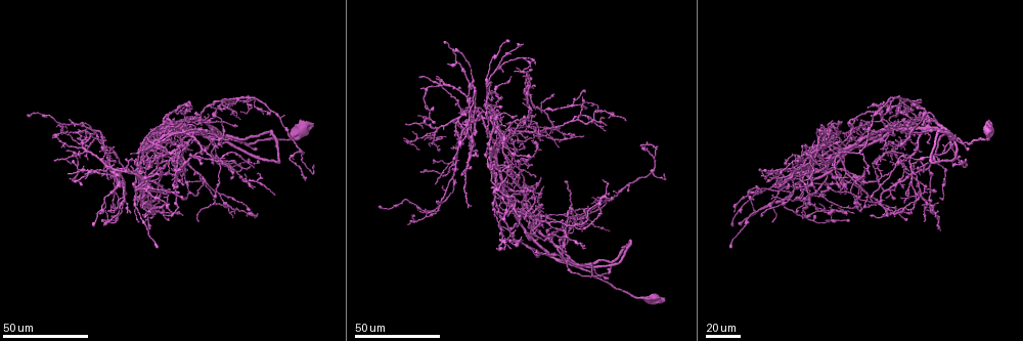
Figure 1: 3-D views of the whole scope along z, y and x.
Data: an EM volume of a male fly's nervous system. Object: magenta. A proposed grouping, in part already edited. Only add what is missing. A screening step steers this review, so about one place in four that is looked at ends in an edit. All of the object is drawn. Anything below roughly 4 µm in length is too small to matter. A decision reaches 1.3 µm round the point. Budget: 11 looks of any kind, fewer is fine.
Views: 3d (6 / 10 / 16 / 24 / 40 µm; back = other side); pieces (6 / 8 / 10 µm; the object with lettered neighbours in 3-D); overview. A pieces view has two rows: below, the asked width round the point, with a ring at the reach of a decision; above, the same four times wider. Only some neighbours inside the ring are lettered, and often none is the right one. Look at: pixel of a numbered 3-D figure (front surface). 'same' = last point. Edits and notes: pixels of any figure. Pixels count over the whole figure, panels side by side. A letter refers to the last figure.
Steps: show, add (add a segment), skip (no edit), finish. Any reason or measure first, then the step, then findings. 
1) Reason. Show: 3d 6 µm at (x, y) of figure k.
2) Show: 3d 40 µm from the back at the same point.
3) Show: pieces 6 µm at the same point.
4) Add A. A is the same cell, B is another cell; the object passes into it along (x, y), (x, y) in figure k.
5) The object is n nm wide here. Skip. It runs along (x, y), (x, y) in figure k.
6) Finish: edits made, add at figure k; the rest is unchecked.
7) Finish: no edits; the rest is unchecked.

Show: 3d 40 µm at (581, 232) of figure 1.

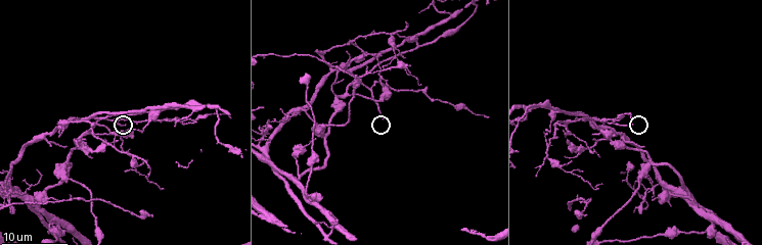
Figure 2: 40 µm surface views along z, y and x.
Show: pieces 6 µm at (125, 124) of figure 2.

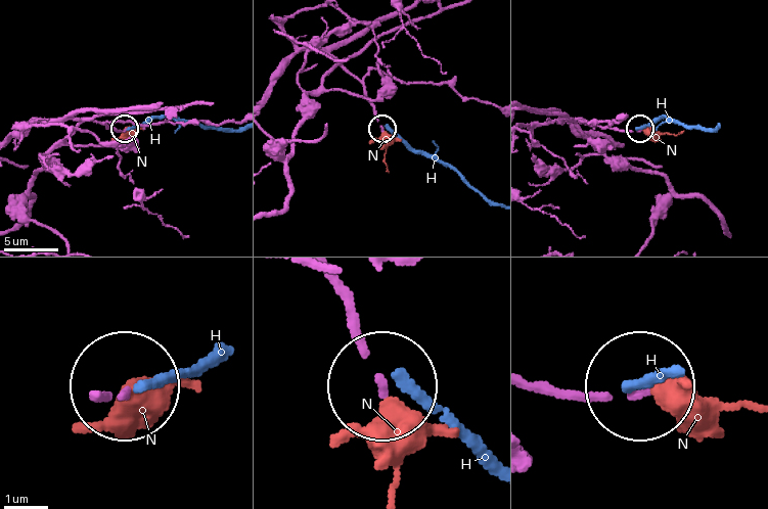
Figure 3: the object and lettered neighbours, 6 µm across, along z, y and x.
The object is 130 nm wide here. Add N. N is the same cell, H is another cell; the neuron continues.

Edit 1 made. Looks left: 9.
An open end. Show: 3d 24 µm at (533, 131) of figure 1.

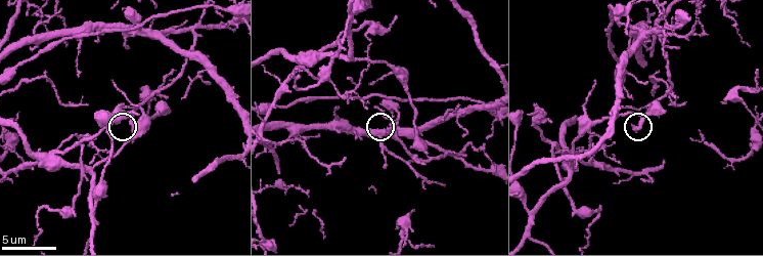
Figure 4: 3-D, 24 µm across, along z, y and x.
Show: pieces 8 µm at (395, 122) of figure 4.

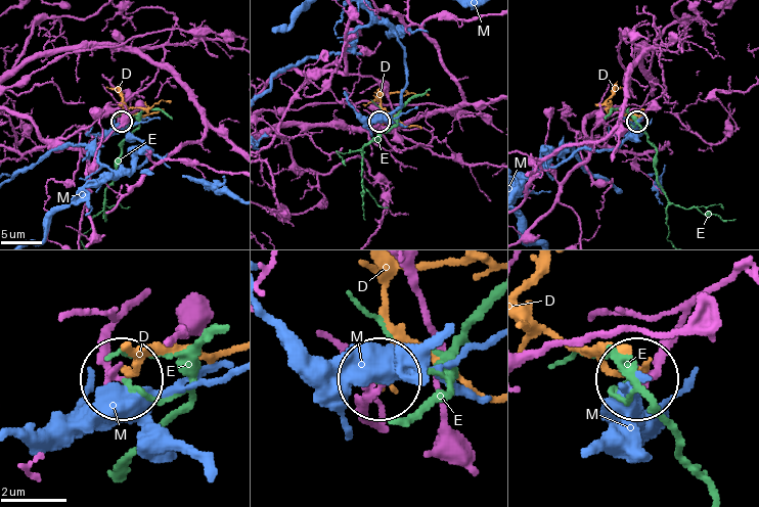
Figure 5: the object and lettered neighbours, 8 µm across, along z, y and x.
Skip. D, E and M are other cells; it runs along (132, 307), (107, 348), (121, 378) in figure 5; none of them fits.

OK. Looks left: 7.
Show: 3d 24 µm at (774, 221) of figure 1.

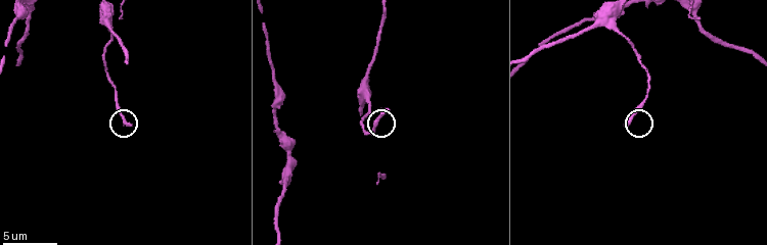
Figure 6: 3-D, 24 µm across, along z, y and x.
Show: pieces 6 µm at (624, 125) of figure 6.

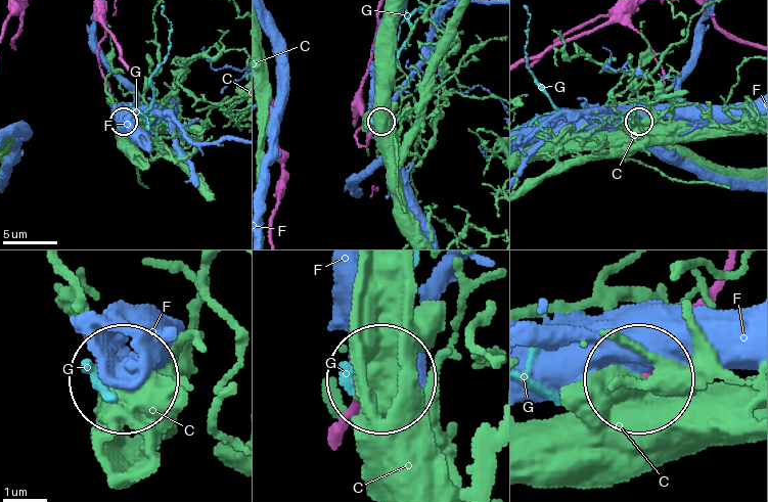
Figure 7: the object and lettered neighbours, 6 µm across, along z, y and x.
The object is 240 nm wide here. Skip. C, F and G are other cells; it runs along (336, 430), (381, 379) in figure 7; no lettered segment goes on from it.

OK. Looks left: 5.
Long arm stops here. Show: 3d 24 µm at (174, 124) of figure 1.

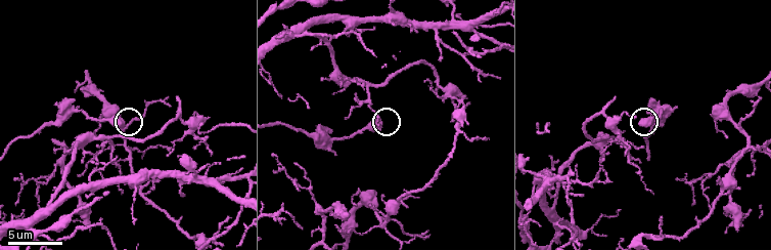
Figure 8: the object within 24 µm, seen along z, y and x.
See the neighbours. Show: pieces 10 µm at (121, 123) of figure 8.

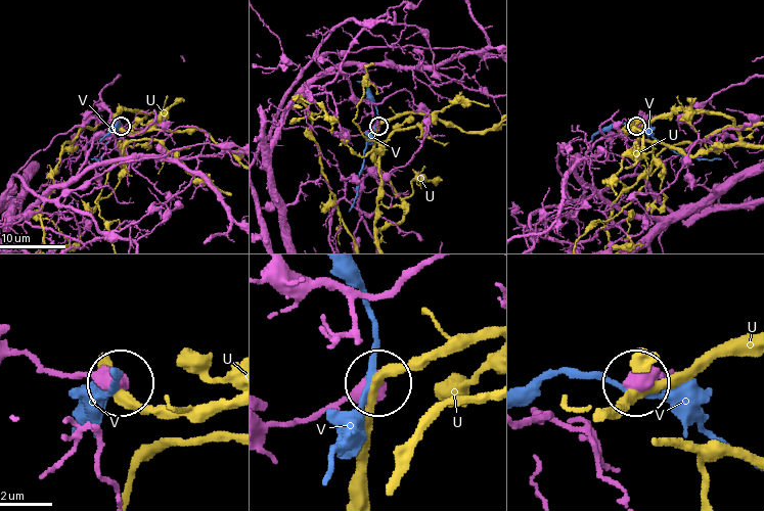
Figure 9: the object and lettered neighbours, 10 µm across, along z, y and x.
Skip. U and V are other cells; none of them fits.

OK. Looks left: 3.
Free end. Show: 3d 24 µm at (72, 120) of figure 1.

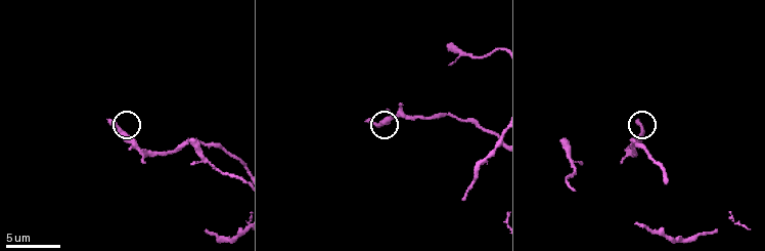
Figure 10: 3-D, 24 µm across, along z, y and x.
Show: 3d 10 µm at (109, 119) of figure 10.

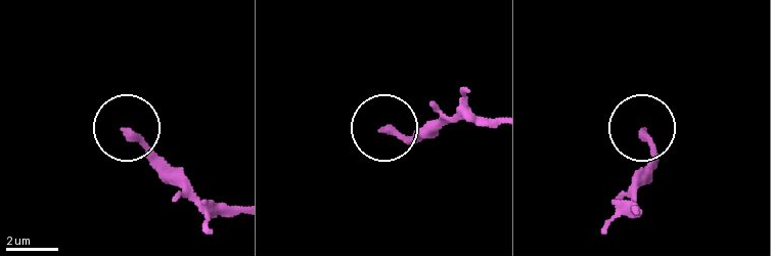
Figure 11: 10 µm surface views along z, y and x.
Show: pieces 10 µm at (644, 134) of figure 11.

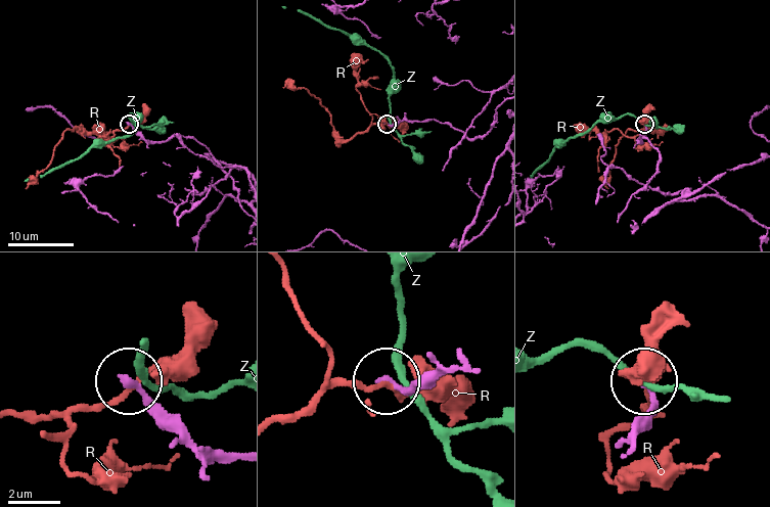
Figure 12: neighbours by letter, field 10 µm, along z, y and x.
The object is 260 nm wide here. Skip. R and Z are other cells; it runs along (237, 455), (218, 455), (191, 442), (134, 384) in figure 12; no lettered segment goes on from it.

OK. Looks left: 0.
Finish: edits made, add at figure 3; the rest is unchecked.

